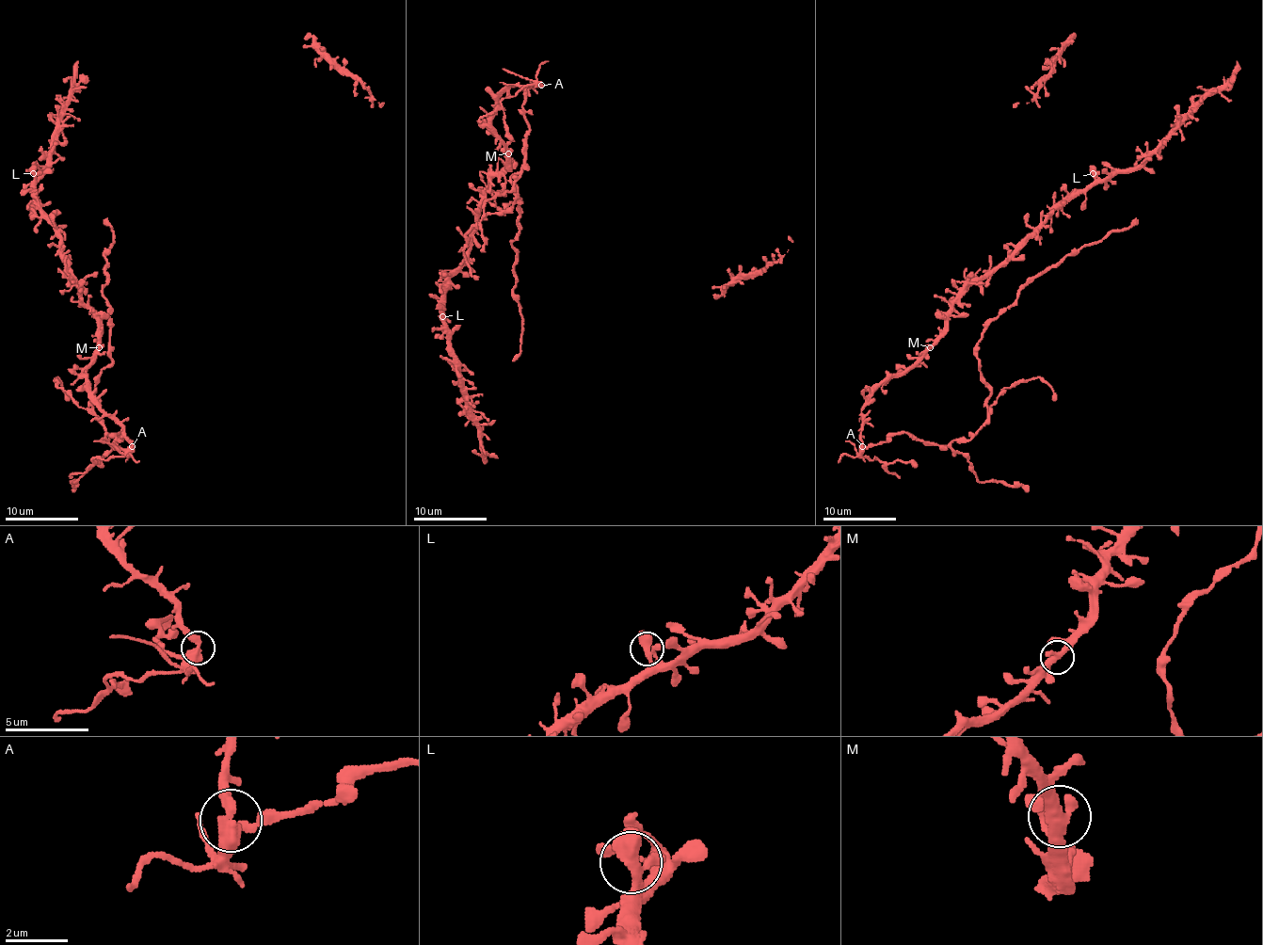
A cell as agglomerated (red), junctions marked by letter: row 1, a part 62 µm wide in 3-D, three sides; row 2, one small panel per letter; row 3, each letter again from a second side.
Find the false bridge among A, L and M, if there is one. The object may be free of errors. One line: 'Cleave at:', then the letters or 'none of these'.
Cleave at: A

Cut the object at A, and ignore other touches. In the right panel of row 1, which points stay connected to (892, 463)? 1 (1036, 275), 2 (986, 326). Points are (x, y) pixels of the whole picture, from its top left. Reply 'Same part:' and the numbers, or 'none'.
Same part: 1, 2

